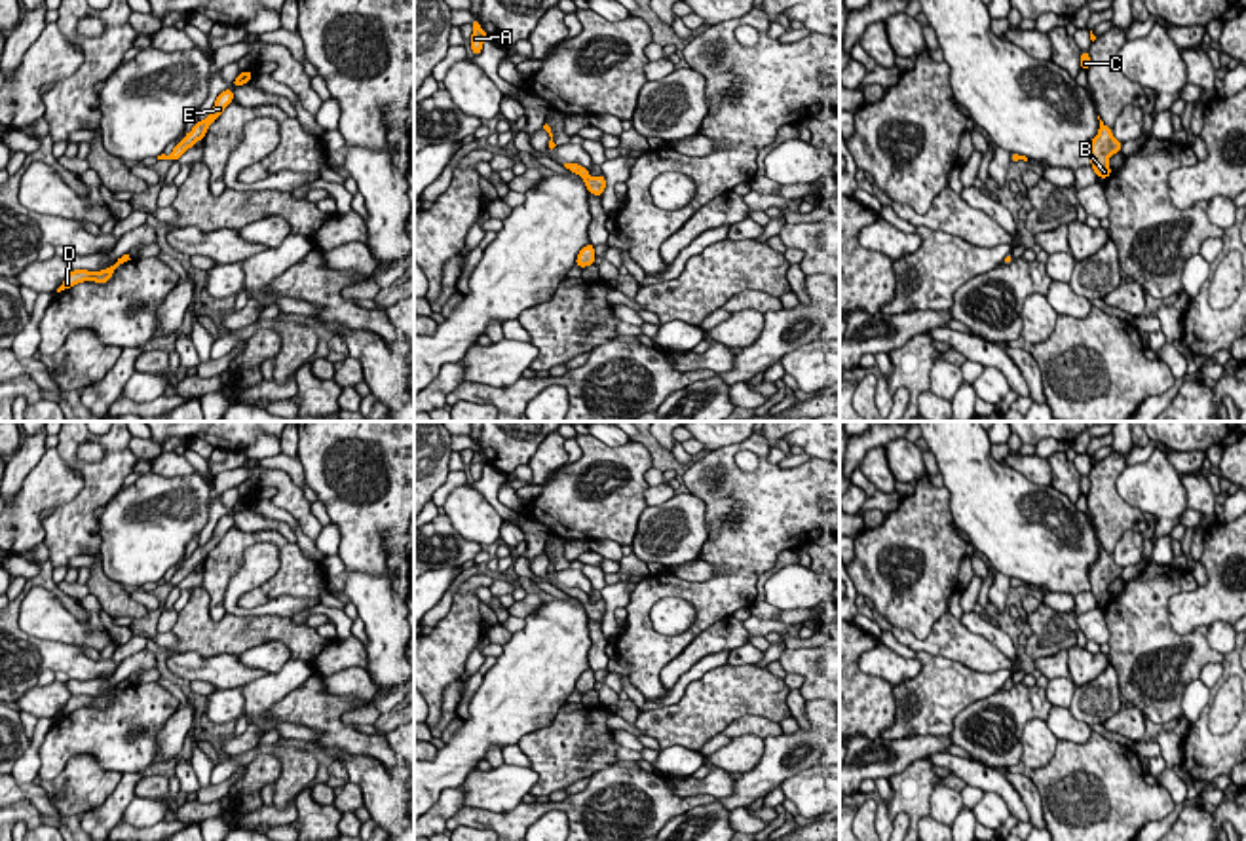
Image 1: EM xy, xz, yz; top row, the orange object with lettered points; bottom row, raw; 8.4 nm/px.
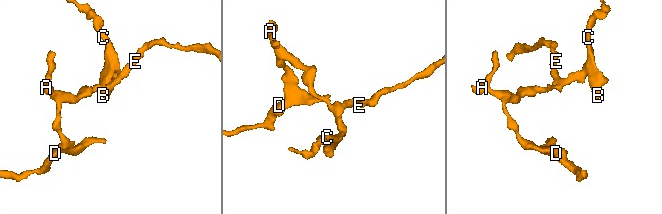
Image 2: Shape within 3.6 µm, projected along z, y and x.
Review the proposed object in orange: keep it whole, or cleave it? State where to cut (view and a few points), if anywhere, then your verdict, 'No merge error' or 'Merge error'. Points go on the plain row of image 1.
No split. No merge error

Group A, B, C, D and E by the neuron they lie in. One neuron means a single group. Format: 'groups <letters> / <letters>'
groups A B C D E

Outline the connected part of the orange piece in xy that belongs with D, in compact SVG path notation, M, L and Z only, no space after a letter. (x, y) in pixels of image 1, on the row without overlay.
M123 680L116 685L114 691L101 695L101 697L87 697L87 695L72 695L66 704L61 708L61 712L57 714L57 718L66 716L78 708L84 706L95 706L95 708L108 708L108 704L112 702L112 699L116 697L118 691L125 689L129 683L129 680Z

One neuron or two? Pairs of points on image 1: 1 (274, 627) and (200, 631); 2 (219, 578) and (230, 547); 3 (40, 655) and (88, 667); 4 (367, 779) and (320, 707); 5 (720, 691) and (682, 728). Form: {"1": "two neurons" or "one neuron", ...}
{"1": "one neuron", "2": "one neuron", "3": "one neuron", "4": "two neurons", "5": "one neuron"}

